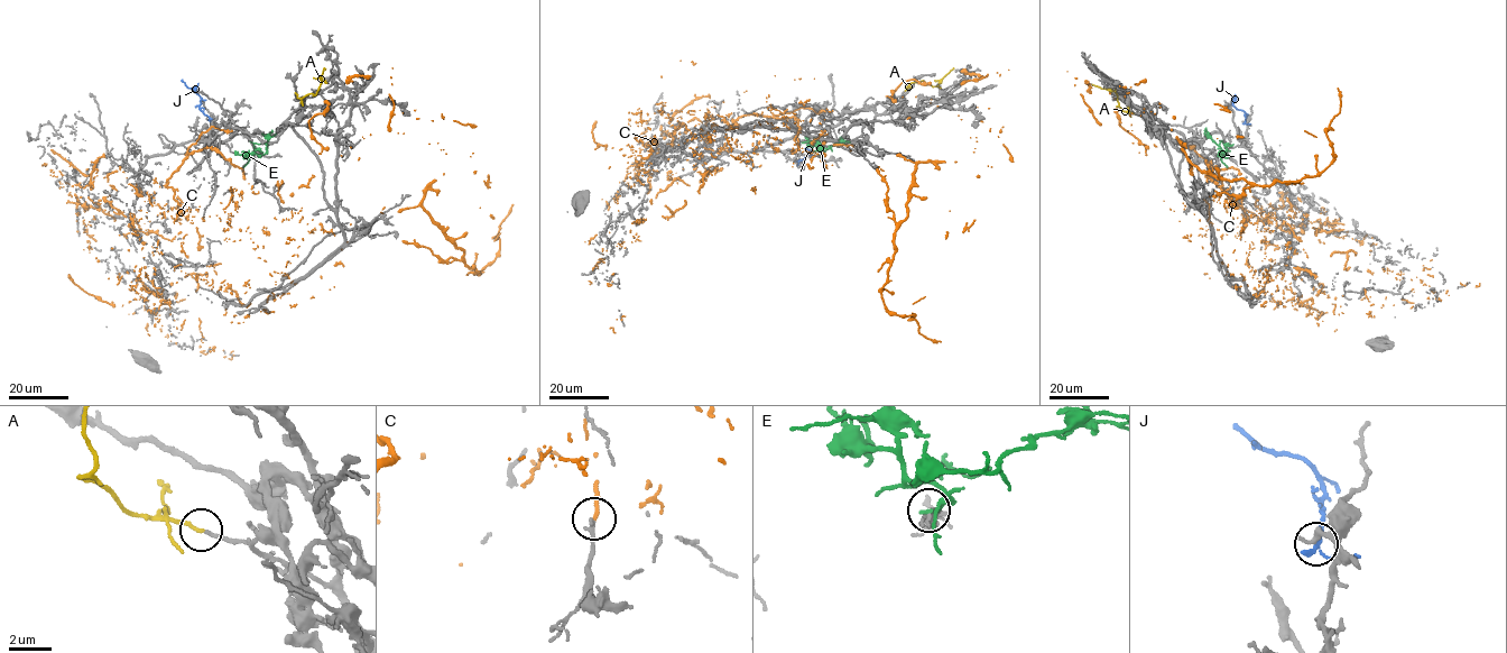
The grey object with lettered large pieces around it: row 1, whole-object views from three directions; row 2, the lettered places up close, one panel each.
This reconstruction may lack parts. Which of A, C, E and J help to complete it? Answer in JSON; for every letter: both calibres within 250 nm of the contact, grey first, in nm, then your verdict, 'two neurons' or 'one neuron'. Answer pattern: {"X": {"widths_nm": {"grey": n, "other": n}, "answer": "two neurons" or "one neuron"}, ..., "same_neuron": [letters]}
{"A": {"widths_nm": {"grey": 160, "other": 170}, "answer": "one neuron"}, "C": {"widths_nm": {"grey": 240, "other": 170}, "answer": "two neurons"}, "E": {"widths_nm": {"grey": 140, "other": 200}, "answer": "two neurons"}, "J": {"widths_nm": {"grey": 280, "other": 200}, "answer": "two neurons"}, "same_neuron": ["A"]}

